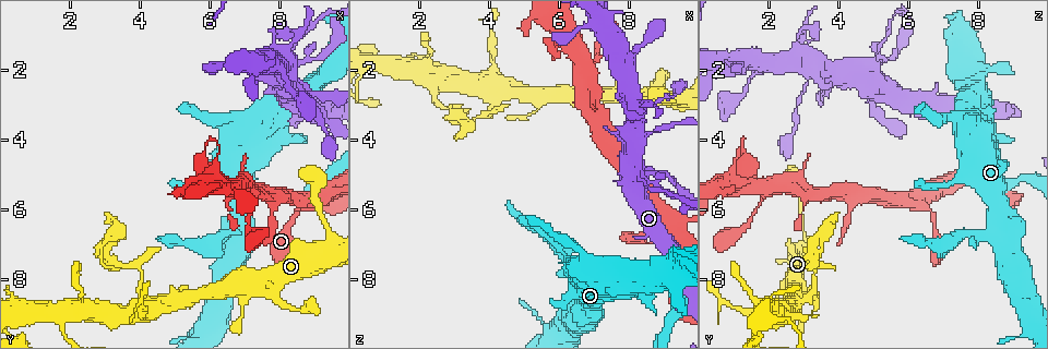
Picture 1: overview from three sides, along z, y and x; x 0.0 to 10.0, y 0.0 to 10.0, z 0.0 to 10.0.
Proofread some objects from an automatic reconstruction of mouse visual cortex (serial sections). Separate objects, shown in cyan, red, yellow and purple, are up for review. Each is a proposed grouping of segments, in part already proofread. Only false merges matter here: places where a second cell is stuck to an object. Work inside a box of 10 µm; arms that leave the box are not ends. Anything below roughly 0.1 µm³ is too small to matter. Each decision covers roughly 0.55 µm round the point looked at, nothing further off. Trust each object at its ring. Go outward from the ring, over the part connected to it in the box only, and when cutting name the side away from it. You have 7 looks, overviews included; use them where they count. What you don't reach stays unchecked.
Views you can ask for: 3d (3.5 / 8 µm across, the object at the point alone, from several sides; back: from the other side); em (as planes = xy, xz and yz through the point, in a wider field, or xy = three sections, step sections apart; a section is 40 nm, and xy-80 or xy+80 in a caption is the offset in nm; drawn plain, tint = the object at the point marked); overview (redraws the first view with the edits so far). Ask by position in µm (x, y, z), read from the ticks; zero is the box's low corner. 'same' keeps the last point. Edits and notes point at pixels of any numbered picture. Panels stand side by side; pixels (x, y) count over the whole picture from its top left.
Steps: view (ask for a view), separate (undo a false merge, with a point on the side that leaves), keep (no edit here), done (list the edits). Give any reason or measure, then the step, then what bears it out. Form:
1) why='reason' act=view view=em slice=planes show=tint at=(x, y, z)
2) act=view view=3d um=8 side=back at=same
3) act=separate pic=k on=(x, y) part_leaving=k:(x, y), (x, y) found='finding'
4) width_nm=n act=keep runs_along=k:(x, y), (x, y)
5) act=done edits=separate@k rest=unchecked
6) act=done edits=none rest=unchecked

why='abrupt turn' act=view view=3d um=8 at=(6.75, 6.70, 8.50)

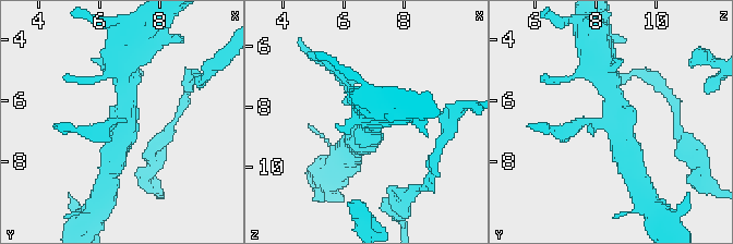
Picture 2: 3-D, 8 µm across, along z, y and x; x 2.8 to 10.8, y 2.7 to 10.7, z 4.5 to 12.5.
why='shape alone is not enough' act=view view=em slice=xy step=3 show=tint at=same

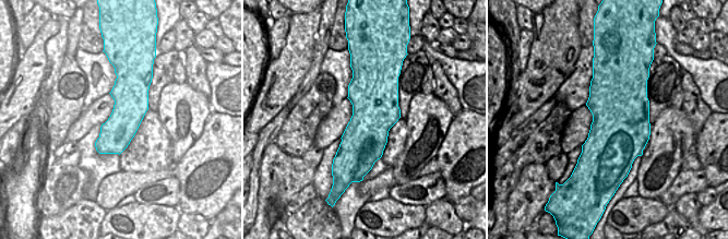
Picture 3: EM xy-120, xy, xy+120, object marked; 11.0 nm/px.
act=keep runs_along=2:(609, 83), (622, 114), (624, 144) found='continuous, no second cell'

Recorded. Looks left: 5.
why='abrupt turn' act=view view=3d um=3.5 at=(3.00, 7.35, 3.50)

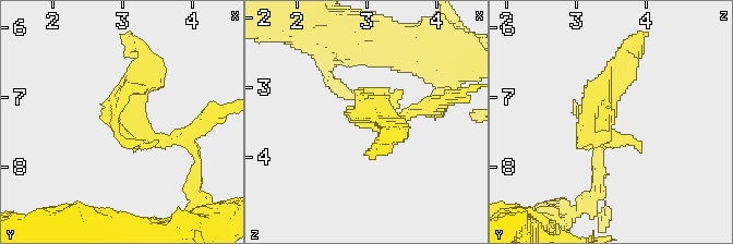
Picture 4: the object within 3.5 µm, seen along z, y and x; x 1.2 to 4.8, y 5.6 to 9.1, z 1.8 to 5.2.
act=view view=em slice=xy step=3 show=tint at=(3.05, 7.25, 3.50)

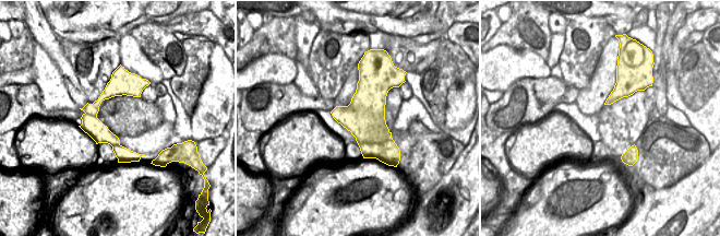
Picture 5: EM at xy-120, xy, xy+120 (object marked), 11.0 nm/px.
act=keep found='one cell here'

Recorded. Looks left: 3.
why='side arm on a straight run' act=view view=3d um=3.5 at=(8.60, 2.45, 3.75)

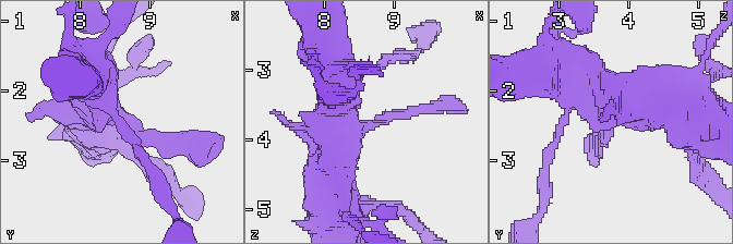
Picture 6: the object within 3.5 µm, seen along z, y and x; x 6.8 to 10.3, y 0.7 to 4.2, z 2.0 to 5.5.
arms=3 arm_widths_nm=150,400,600 act=view view=em slice=xy step=3 show=tint at=(8.65, 2.50, 3.80)

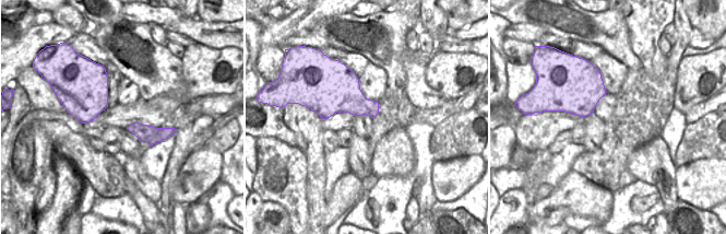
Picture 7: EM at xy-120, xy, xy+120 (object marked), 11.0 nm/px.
why='cut it another way' act=view view=em slice=xy step=5 show=tint at=same

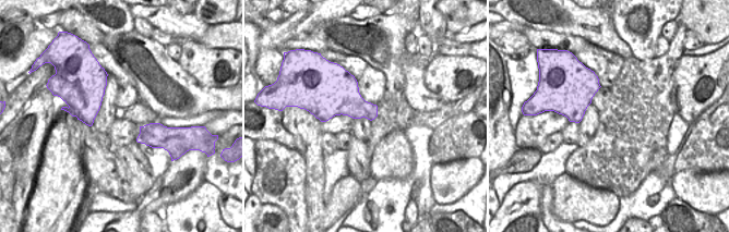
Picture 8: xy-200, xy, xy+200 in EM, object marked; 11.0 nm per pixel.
act=keep runs_along=6:(334, 157), (344, 121), (368, 126), (434, 107) found='one cell here'

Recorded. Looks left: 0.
act=done edits=none rest=unchecked

